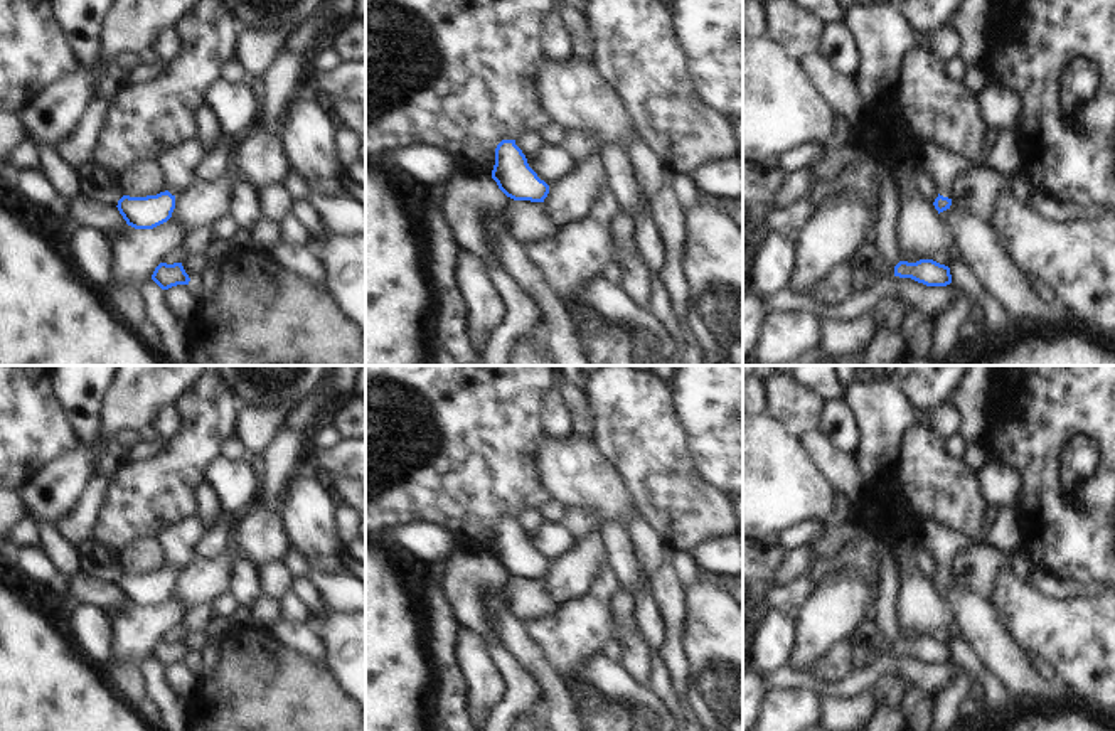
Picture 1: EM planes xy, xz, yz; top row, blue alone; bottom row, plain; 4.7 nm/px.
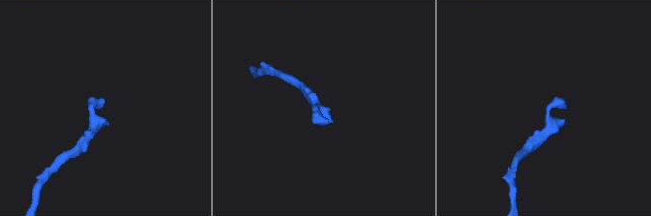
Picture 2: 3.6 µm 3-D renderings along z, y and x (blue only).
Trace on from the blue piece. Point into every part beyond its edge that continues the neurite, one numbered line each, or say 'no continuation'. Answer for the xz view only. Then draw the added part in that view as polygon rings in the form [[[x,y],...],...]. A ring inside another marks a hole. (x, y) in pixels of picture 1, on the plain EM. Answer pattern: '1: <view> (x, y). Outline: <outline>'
no continuation

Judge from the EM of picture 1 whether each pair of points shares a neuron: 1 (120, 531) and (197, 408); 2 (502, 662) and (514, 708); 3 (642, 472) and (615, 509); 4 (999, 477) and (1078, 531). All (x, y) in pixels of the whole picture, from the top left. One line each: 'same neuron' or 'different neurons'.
1: same neuron
2: same neuron
3: different neurons
4: different neurons

